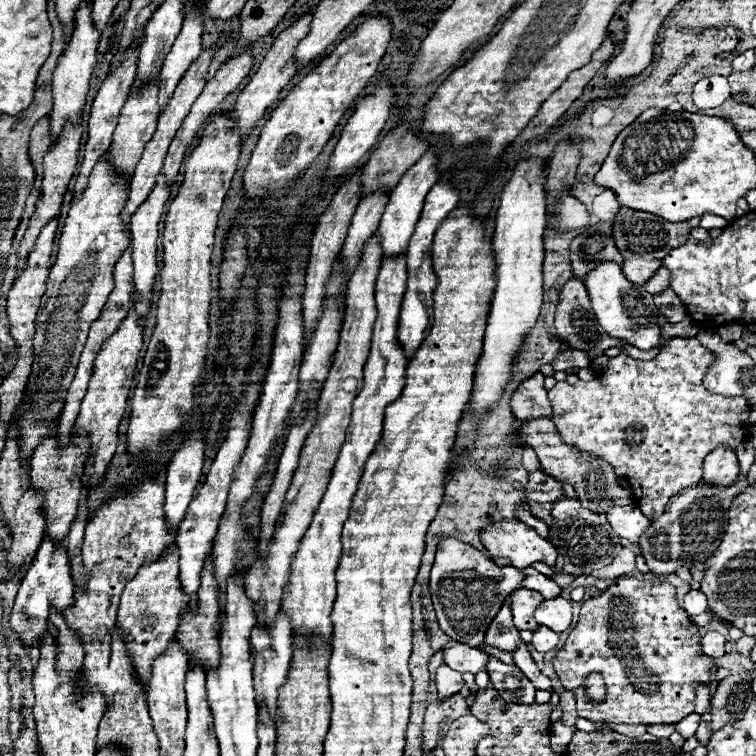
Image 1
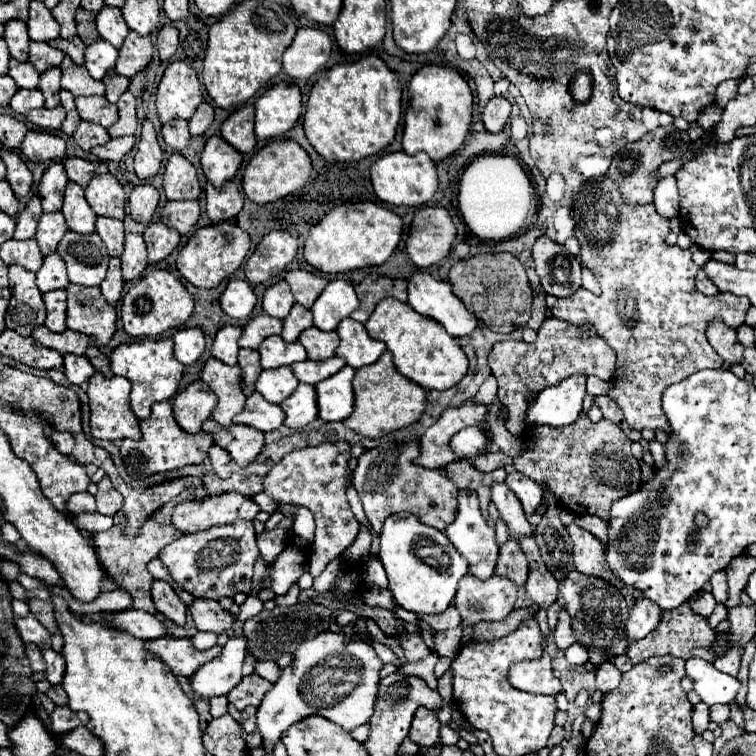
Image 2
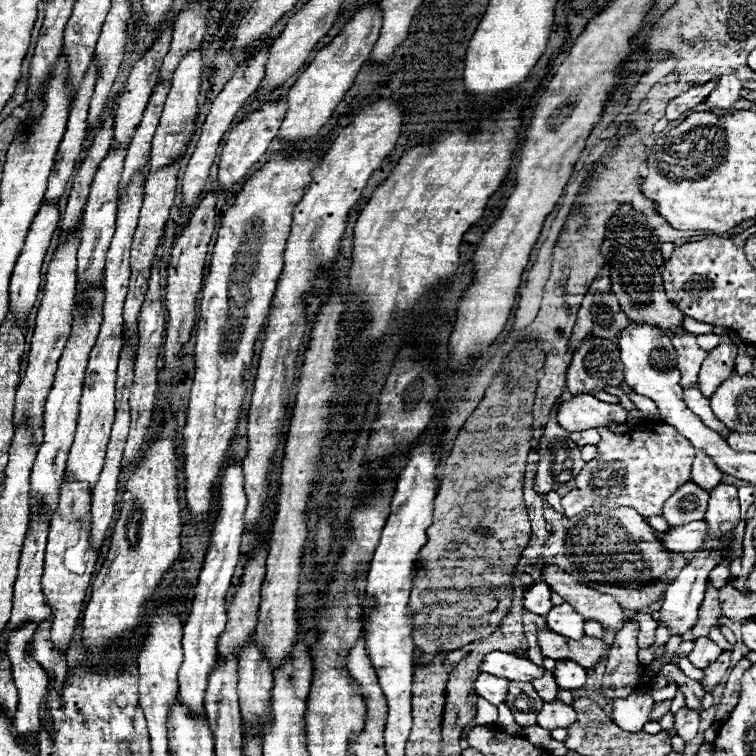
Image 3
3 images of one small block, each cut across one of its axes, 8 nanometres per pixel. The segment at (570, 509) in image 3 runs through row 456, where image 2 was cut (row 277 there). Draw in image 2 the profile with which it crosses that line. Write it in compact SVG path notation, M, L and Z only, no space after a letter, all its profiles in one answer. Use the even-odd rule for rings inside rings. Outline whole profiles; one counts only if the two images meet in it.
M608 176L582 184L580 190L572 194L570 206L576 222L574 236L580 242L578 260L598 278L602 294L600 298L590 298L586 302L568 302L568 308L552 308L552 316L560 320L564 316L566 322L576 326L592 322L598 336L602 336L608 346L612 346L618 354L610 398L624 410L626 422L634 430L662 428L668 432L668 420L664 420L664 412L660 408L660 396L664 388L668 388L668 384L688 378L702 368L724 366L724 360L720 360L720 356L704 336L706 322L720 316L730 328L738 328L740 324L744 324L750 302L748 298L739 298L730 292L720 292L715 296L704 296L702 292L698 292L695 276L699 267L693 262L690 250L682 250L678 244L672 246L666 242L666 236L670 232L670 220L660 216L654 204L628 204L622 198L616 182L612 182Z

